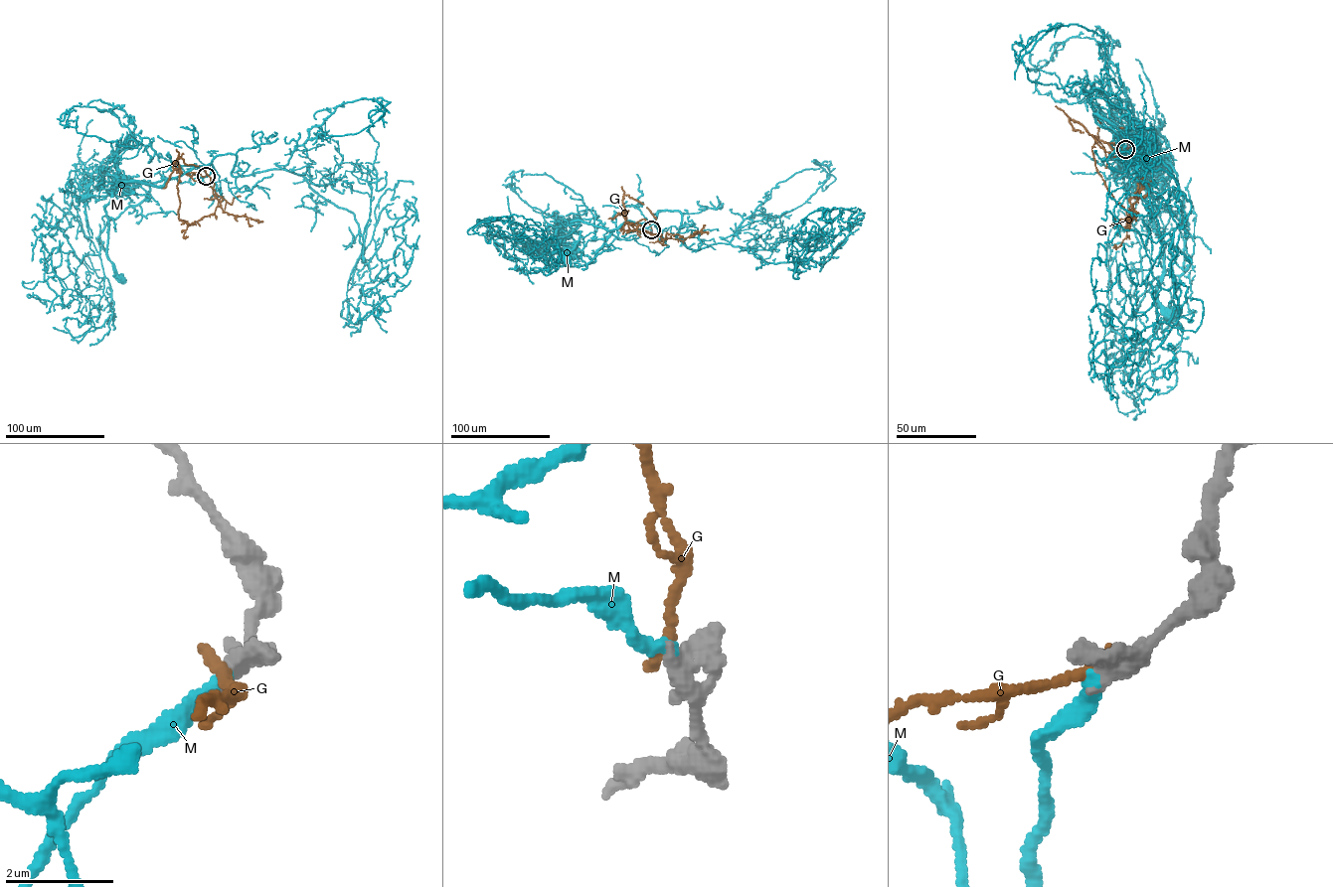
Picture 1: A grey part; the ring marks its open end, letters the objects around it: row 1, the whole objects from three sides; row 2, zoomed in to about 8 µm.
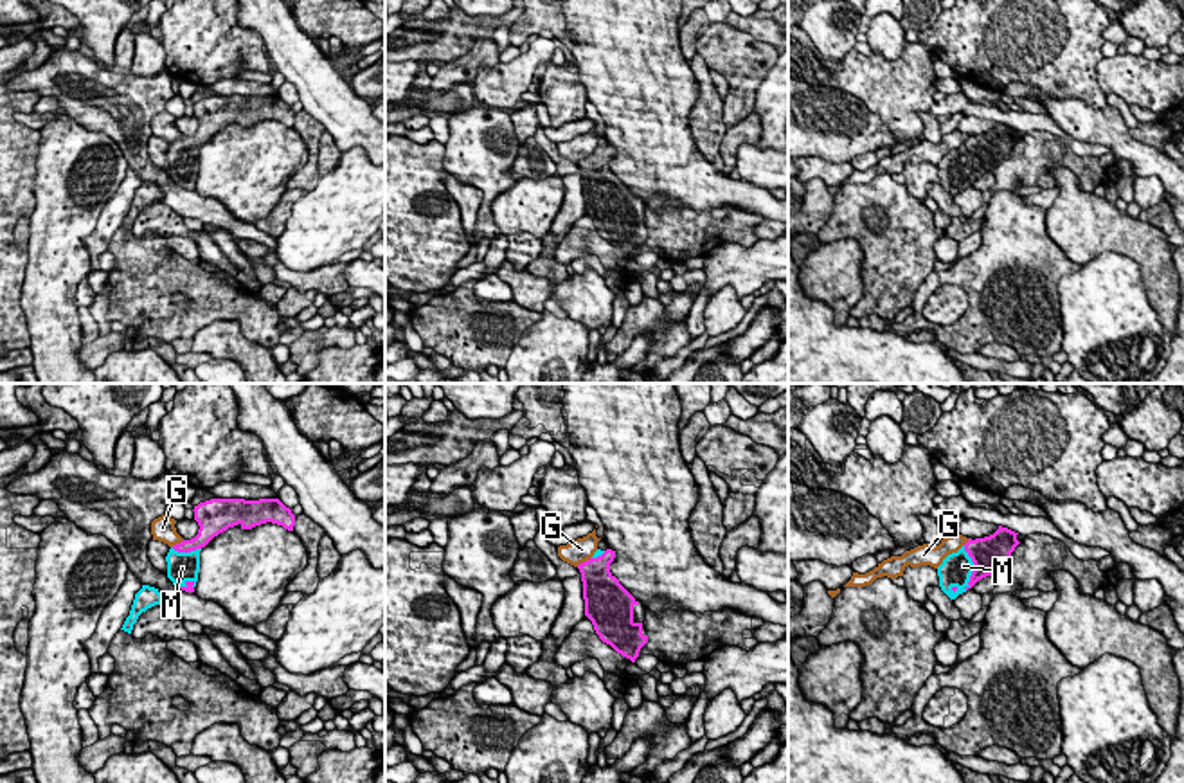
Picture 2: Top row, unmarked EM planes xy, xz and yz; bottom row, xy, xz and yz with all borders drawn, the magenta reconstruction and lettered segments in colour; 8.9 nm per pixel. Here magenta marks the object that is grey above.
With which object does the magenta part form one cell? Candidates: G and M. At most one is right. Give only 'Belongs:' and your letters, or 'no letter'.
Belongs: M

